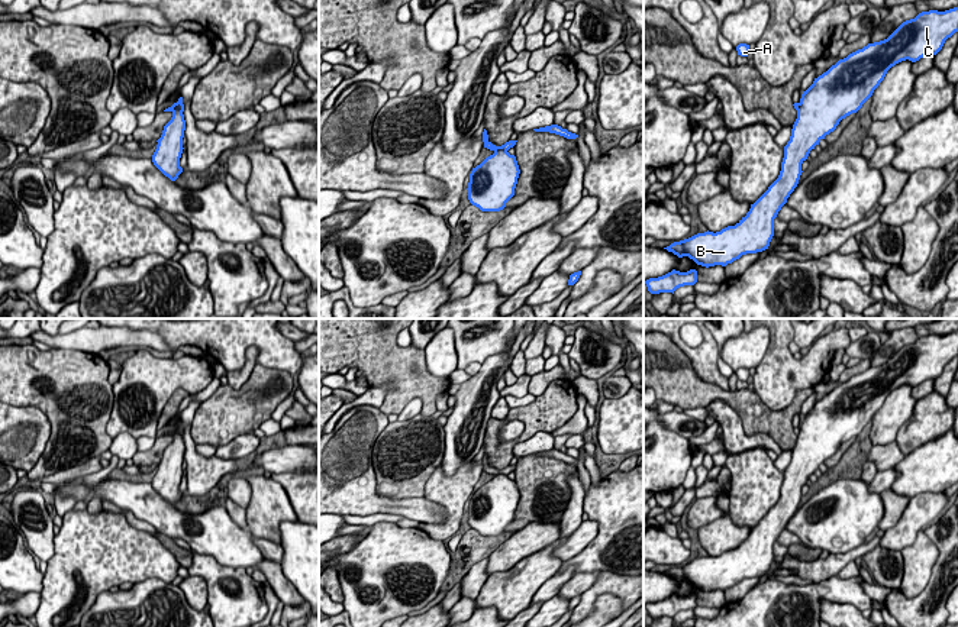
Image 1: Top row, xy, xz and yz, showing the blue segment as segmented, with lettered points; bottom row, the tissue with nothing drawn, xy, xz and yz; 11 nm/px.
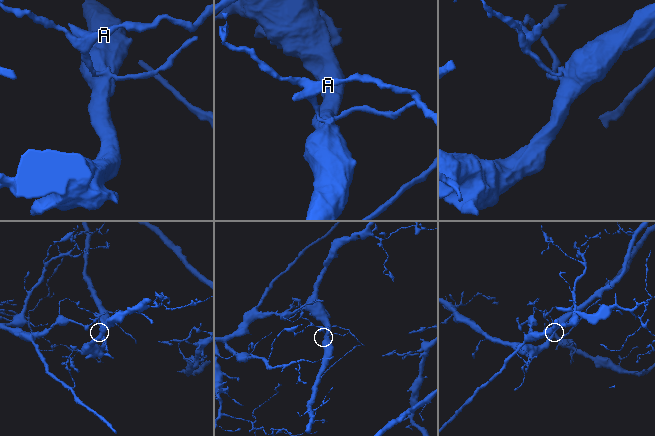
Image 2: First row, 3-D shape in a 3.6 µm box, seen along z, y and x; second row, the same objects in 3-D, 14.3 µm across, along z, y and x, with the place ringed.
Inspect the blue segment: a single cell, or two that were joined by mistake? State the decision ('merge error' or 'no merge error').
merge error

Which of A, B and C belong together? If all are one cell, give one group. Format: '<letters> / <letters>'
A / B C

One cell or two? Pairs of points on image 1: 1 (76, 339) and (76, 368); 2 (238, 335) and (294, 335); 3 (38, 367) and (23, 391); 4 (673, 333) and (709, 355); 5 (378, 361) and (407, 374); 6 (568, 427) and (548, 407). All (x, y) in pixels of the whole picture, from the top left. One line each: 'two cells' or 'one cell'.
1: two cells
2: two cells
3: one cell
4: one cell
5: one cell
6: two cells

